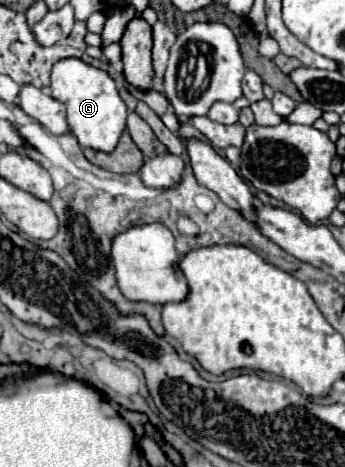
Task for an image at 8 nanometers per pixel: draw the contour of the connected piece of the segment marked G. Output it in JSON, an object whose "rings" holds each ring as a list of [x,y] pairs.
{"rings":[[[79,58],[59,60],[51,72],[51,96],[65,104],[69,130],[75,134],[83,148],[93,148],[99,152],[115,150],[121,132],[125,130],[127,106],[107,72],[89,66]]]}

